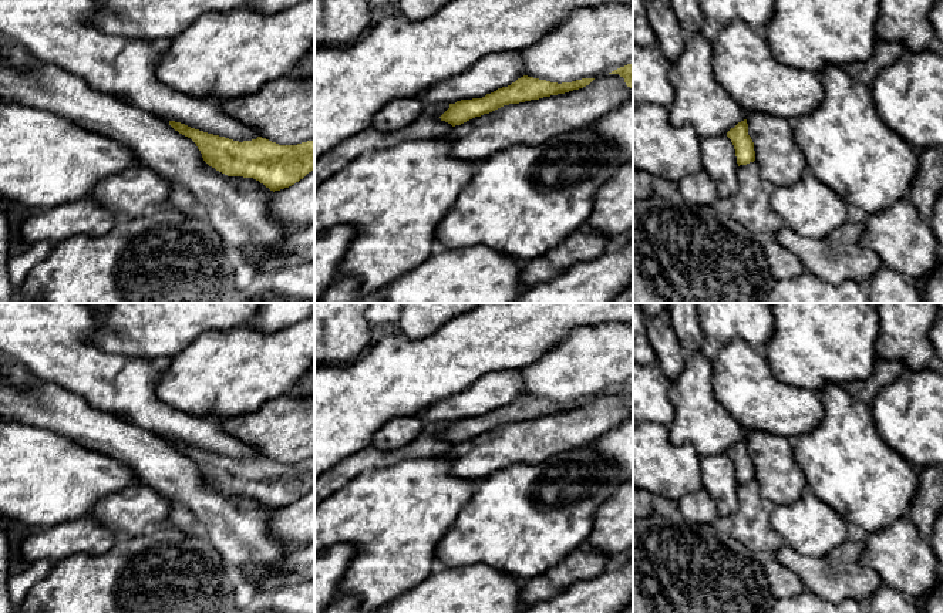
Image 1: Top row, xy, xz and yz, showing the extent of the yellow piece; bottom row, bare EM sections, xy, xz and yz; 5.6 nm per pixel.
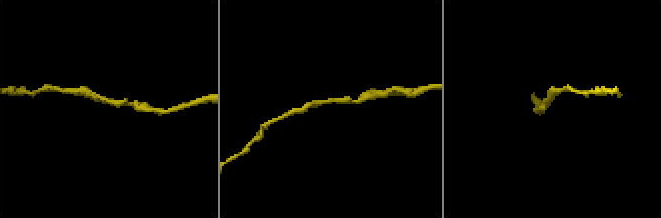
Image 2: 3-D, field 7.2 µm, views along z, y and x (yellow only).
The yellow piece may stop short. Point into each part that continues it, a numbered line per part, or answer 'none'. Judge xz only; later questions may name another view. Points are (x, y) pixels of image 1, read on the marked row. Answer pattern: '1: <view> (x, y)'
1: xz (428, 125)

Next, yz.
1: yz (751, 205)

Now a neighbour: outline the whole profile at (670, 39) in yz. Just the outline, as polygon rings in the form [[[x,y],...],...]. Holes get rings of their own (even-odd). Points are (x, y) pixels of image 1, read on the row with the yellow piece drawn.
[[[650,0],[647,3],[647,16],[651,28],[657,34],[657,47],[674,64],[680,58],[687,40],[674,16],[670,0]]]

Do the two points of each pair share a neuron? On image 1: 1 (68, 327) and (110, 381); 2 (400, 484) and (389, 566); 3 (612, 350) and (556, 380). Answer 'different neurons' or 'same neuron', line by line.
1: same neuron
2: same neuron
3: same neuron

